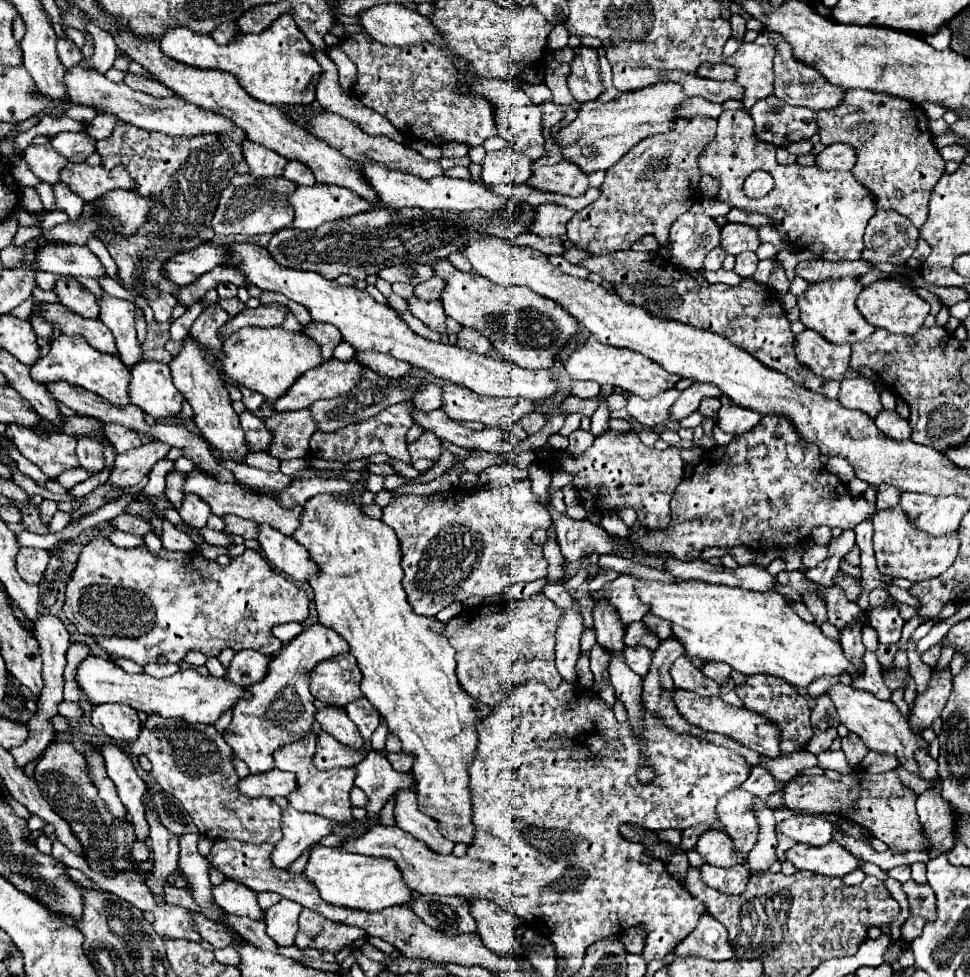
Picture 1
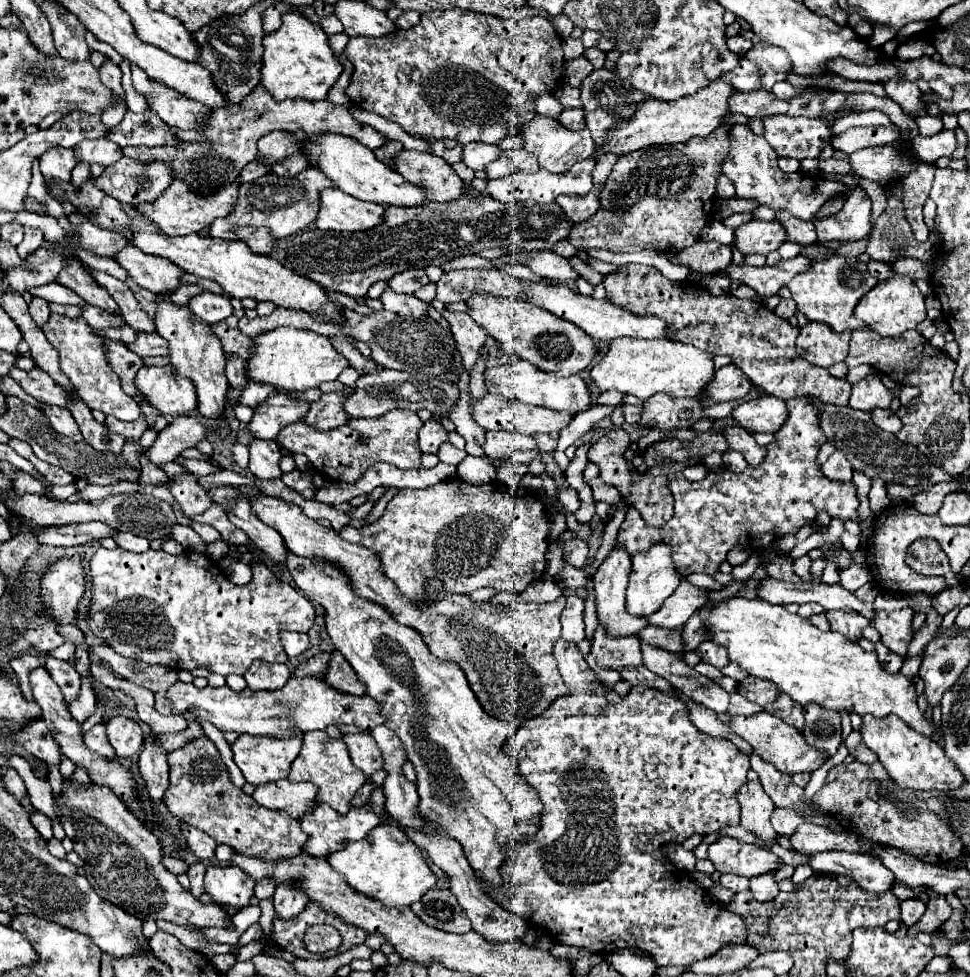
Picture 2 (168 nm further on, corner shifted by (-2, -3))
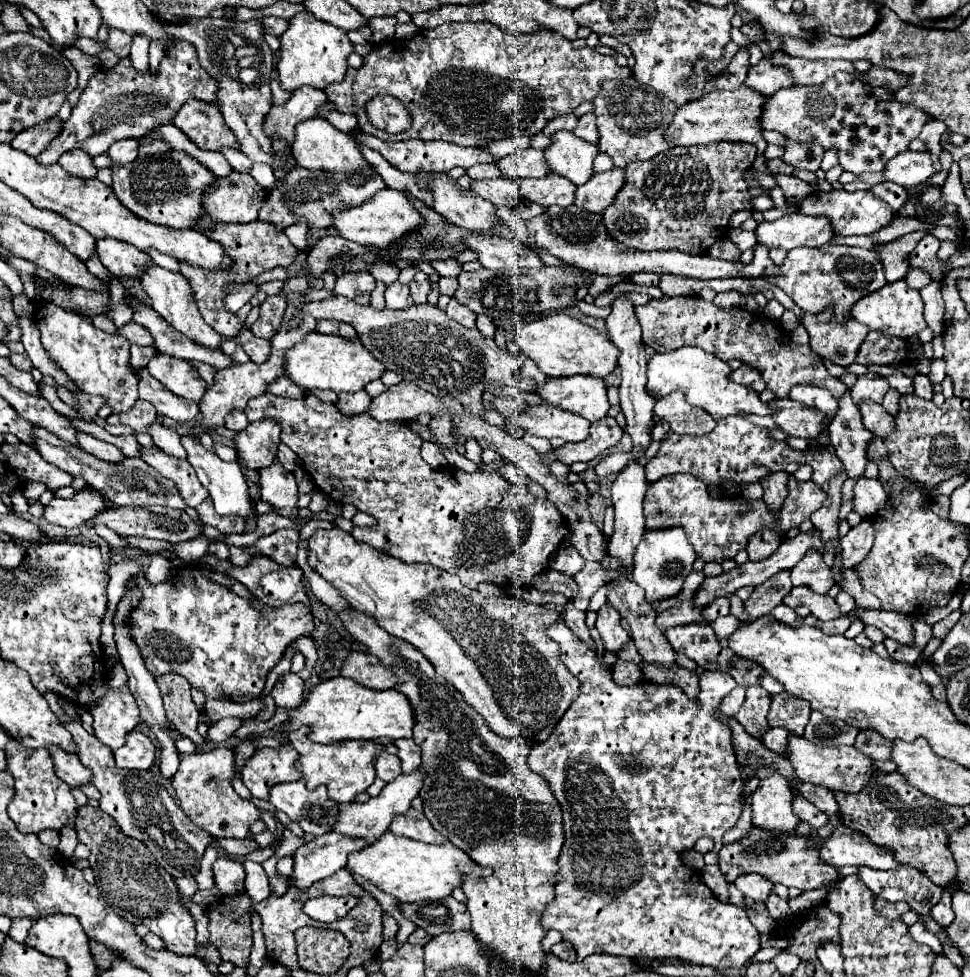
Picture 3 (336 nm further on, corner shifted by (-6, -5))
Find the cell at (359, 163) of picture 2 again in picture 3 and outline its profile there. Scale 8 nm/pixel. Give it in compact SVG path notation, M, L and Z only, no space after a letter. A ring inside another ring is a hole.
M314 116L314 118L308 118L304 122L300 122L300 126L296 126L296 136L294 136L294 144L292 144L292 156L296 160L298 166L302 168L310 168L310 170L316 170L316 168L328 168L328 170L340 170L340 172L348 172L350 174L350 180L354 184L362 184L364 178L360 178L356 172L370 172L370 164L362 158L358 146L354 144L354 140L346 134L346 132L340 132L338 128L334 128L328 120L320 118L320 116Z

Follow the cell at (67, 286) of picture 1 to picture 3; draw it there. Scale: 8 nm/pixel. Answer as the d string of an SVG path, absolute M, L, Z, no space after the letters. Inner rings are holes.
M130 322L124 328L118 330L118 334L122 334L124 338L128 338L130 344L140 344L140 346L154 346L152 342L152 334L148 334L148 330L144 330L144 326Z

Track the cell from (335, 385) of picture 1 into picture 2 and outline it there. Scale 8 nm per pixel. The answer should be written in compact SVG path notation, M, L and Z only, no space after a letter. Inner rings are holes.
M276 392L254 408L254 418L250 420L248 428L256 438L274 440L278 436L280 428L284 428L296 420L302 420L308 414L310 404L312 402L308 402L308 400L300 400L290 394Z

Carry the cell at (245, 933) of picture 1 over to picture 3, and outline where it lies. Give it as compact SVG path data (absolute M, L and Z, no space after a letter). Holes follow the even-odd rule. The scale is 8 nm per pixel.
M82 806L76 816L78 840L90 848L90 868L96 874L96 888L102 898L130 924L144 924L162 938L168 952L194 956L198 950L194 918L184 910L176 896L174 878L164 872L144 842L124 836L114 818L92 806Z

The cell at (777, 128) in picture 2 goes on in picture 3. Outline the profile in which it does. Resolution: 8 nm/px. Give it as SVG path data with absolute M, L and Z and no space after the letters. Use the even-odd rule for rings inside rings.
M786 140L786 154L784 154L784 162L800 168L800 170L808 170L808 172L816 172L820 168L822 156L824 156L824 148L818 144L798 144L792 140Z

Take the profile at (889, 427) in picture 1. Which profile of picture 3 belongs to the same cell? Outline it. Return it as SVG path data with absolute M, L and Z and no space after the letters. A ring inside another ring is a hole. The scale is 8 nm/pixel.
M860 402L858 408L860 408L860 414L862 414L864 426L866 426L874 436L886 438L886 436L892 434L892 430L896 428L894 416L890 416L880 404L876 404L876 402Z

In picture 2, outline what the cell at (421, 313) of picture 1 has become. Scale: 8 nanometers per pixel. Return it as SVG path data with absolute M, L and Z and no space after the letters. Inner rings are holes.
M386 288L386 292L380 298L382 298L382 304L384 304L384 310L388 310L388 312L402 314L402 316L416 316L416 318L418 316L420 318L428 316L428 306L430 304L418 300L412 294L398 294L398 292Z

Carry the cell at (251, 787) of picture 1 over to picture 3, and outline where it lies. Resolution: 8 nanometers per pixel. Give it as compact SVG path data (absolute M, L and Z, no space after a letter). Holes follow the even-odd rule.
M302 780L272 786L270 802L310 836L332 832L338 818L338 804L328 798L324 786L308 790Z

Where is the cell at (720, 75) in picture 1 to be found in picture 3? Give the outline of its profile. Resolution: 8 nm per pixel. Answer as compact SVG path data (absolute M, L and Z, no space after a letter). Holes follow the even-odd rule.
M762 58L756 66L752 66L748 70L748 78L746 84L754 90L758 90L764 96L772 96L776 94L776 90L780 88L792 88L792 76L788 74L788 68L784 66L776 66L772 60Z

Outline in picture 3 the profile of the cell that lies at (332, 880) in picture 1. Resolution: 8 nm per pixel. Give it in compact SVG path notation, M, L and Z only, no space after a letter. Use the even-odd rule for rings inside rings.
M392 832L382 834L374 844L360 852L348 856L348 866L356 874L374 882L382 892L392 894L398 902L418 902L418 900L440 900L448 898L454 888L462 886L466 878L478 882L492 874L492 870L478 866L468 854L456 848L452 842L444 844L424 844L410 838L394 836Z

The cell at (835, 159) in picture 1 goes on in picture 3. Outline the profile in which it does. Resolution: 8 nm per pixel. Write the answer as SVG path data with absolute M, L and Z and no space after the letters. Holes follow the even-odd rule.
M902 152L898 156L894 156L884 170L884 176L890 182L896 182L904 188L908 186L916 186L926 182L930 176L934 176L938 170L934 168L932 156L928 152Z

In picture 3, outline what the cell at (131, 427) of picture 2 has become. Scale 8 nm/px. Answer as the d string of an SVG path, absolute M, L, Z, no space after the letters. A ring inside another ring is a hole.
M138 400L128 414L112 414L108 418L108 424L124 424L130 426L136 432L146 432L146 428L156 420L156 408L150 402Z

